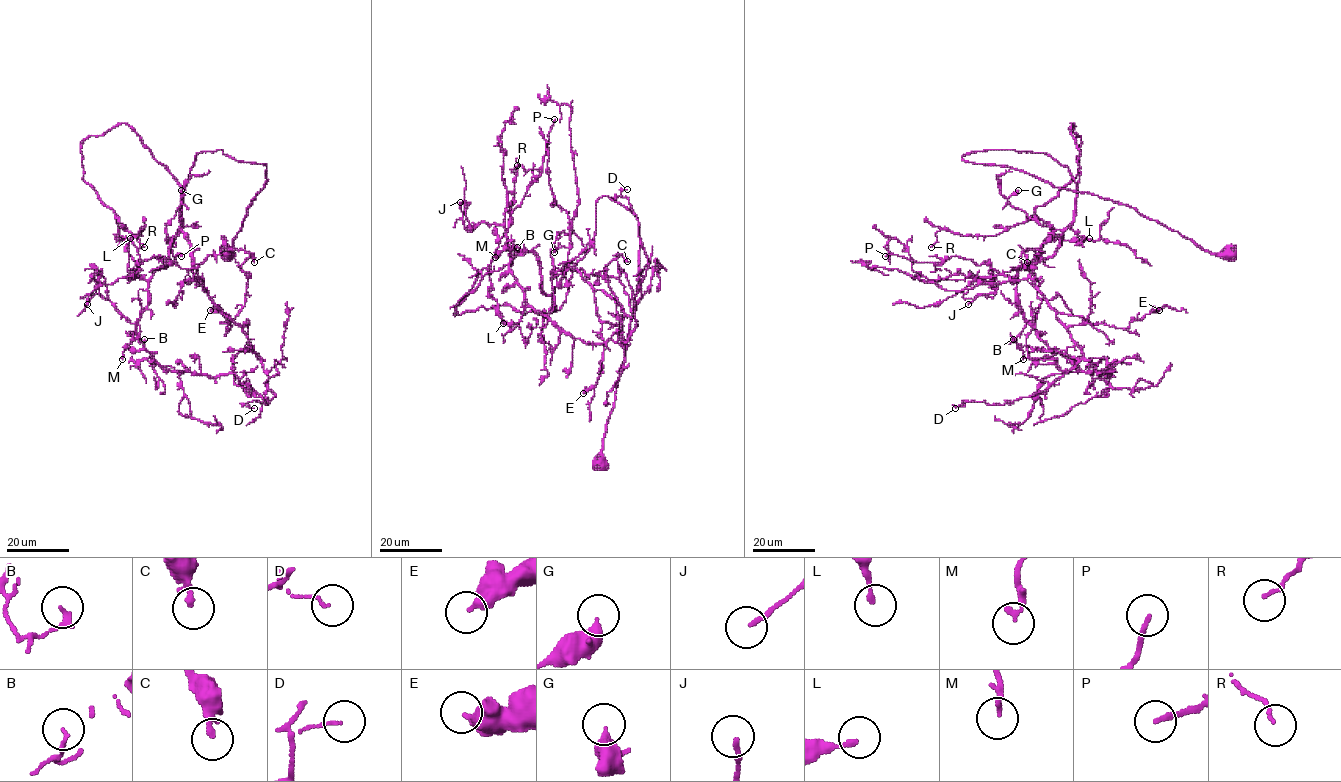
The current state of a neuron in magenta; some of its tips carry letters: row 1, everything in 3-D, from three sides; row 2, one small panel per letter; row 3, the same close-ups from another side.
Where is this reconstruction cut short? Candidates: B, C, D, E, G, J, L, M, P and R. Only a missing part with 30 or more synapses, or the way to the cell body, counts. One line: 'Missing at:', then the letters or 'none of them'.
Missing at: none of them

